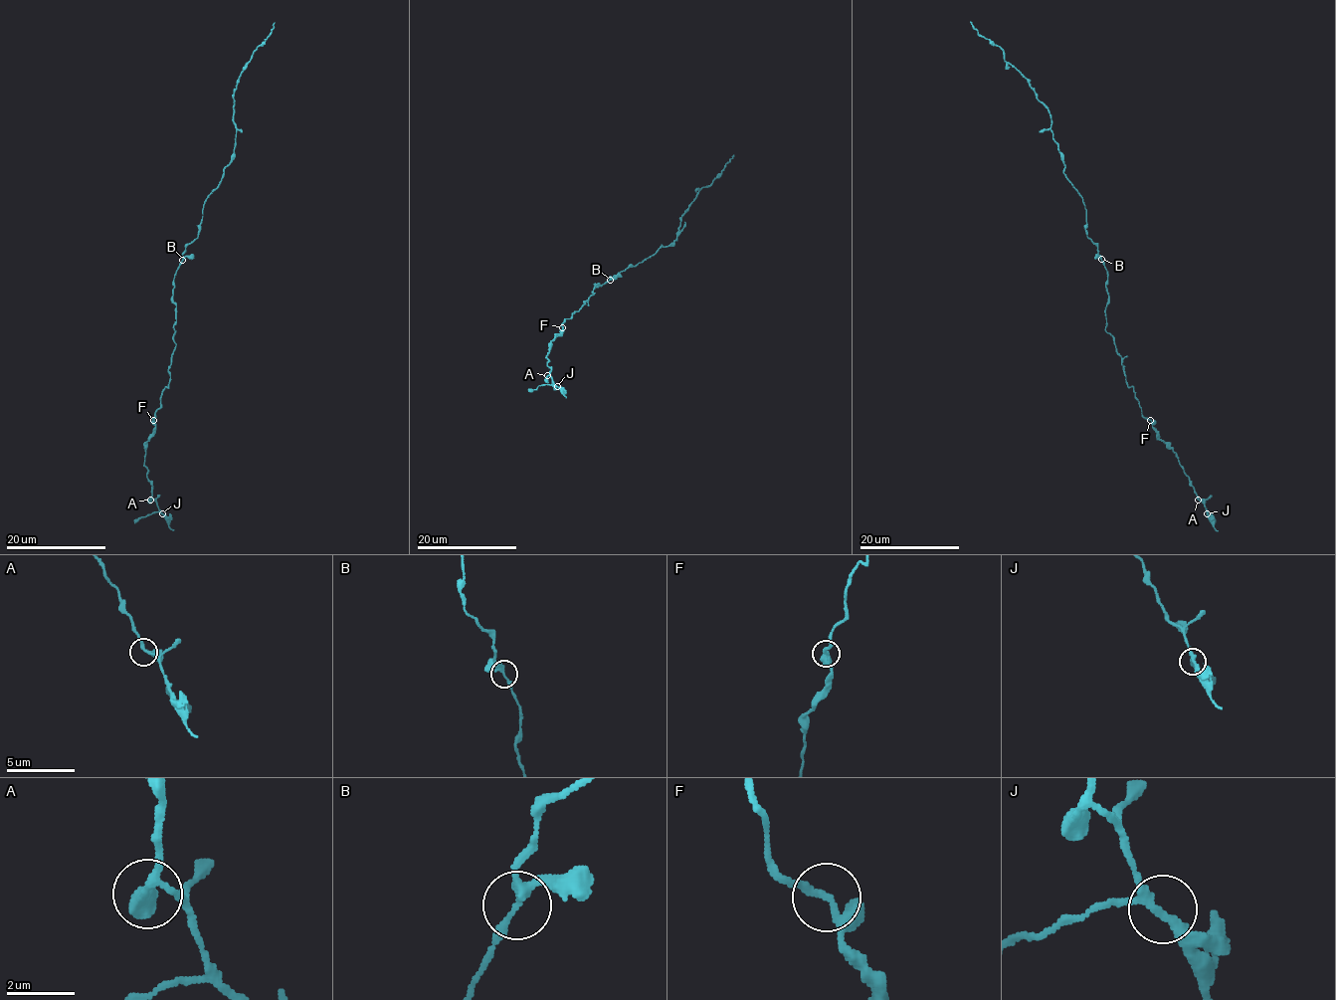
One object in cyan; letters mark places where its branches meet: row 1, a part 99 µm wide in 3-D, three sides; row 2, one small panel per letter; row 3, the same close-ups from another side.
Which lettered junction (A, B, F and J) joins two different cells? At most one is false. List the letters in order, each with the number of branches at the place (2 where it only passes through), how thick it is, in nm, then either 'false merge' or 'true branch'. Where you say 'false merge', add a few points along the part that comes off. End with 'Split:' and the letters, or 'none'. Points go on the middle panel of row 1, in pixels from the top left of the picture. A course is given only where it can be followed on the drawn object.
A: 3 | 240 nm | true branch
B: 3 | 240 nm | true branch
F: 3 | 180 nm | true branch
J: 3 | 240 nm | true branch
Split: none

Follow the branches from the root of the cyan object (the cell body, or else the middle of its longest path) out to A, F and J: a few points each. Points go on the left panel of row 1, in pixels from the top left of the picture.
A: (177, 271), (172, 296), (175, 349), (168, 369), (170, 381), (153, 419), (155, 430), (146, 442), (150, 500)
F: (177, 271), (172, 296), (175, 349), (169, 385), (162, 393), (153, 420)
J: (177, 271), (170, 381), (155, 413), (144, 457), (151, 497), (162, 513)

